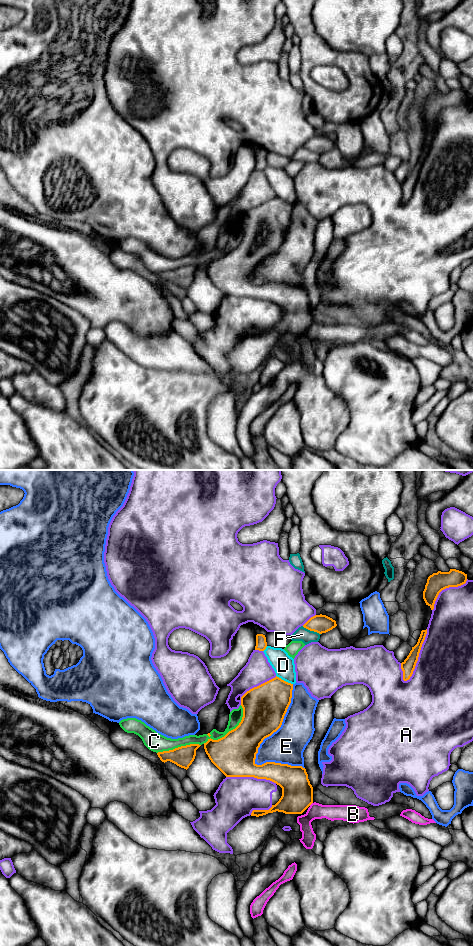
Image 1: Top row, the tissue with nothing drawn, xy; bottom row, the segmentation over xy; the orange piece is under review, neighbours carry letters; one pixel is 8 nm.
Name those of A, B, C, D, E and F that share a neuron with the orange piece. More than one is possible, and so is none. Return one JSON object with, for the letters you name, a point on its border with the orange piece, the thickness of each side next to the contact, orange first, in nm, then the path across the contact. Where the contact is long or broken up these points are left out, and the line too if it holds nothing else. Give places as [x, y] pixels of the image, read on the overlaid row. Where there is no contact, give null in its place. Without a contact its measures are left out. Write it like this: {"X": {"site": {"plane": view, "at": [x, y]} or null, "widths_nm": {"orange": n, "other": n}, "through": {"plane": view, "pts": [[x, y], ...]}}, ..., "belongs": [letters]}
{"C": {"site": {"plane": "xy", "at": [231, 730]}, "widths_nm": {"orange": 340, "other": 110}}, "belongs": ["C"]}

